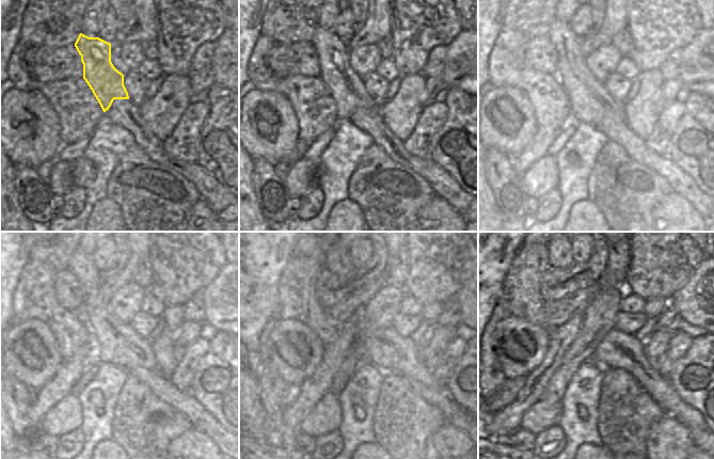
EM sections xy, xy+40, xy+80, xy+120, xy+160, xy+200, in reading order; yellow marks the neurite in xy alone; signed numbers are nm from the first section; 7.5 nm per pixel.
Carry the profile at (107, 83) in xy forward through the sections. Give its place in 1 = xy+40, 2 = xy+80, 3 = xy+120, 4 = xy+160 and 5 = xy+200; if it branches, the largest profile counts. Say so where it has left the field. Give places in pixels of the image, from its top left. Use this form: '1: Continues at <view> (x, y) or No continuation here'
1: Continues at xy+40 (346, 86)
2: Continues at xy+80 (590, 103)
3: Continues at xy+120 (118, 344)
4: Continues at xy+160 (365, 347)
5: Continues at xy+200 (617, 349).

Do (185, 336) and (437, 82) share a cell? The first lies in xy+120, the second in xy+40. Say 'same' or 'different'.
same

